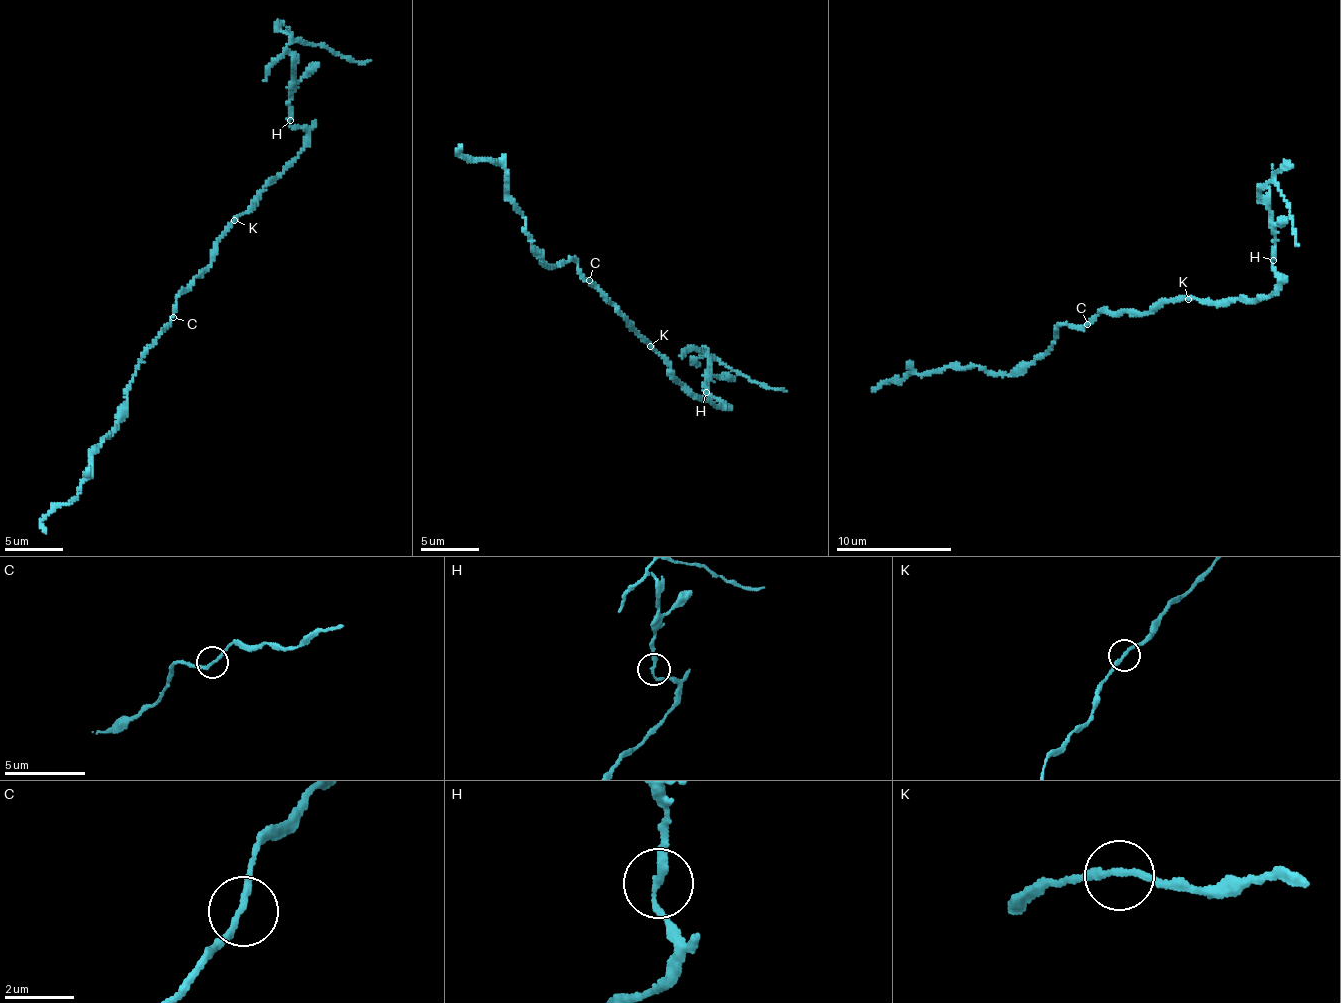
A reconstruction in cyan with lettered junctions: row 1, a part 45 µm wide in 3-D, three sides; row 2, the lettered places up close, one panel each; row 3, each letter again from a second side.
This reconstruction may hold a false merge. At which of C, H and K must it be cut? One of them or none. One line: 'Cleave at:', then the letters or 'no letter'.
Cleave at: H

